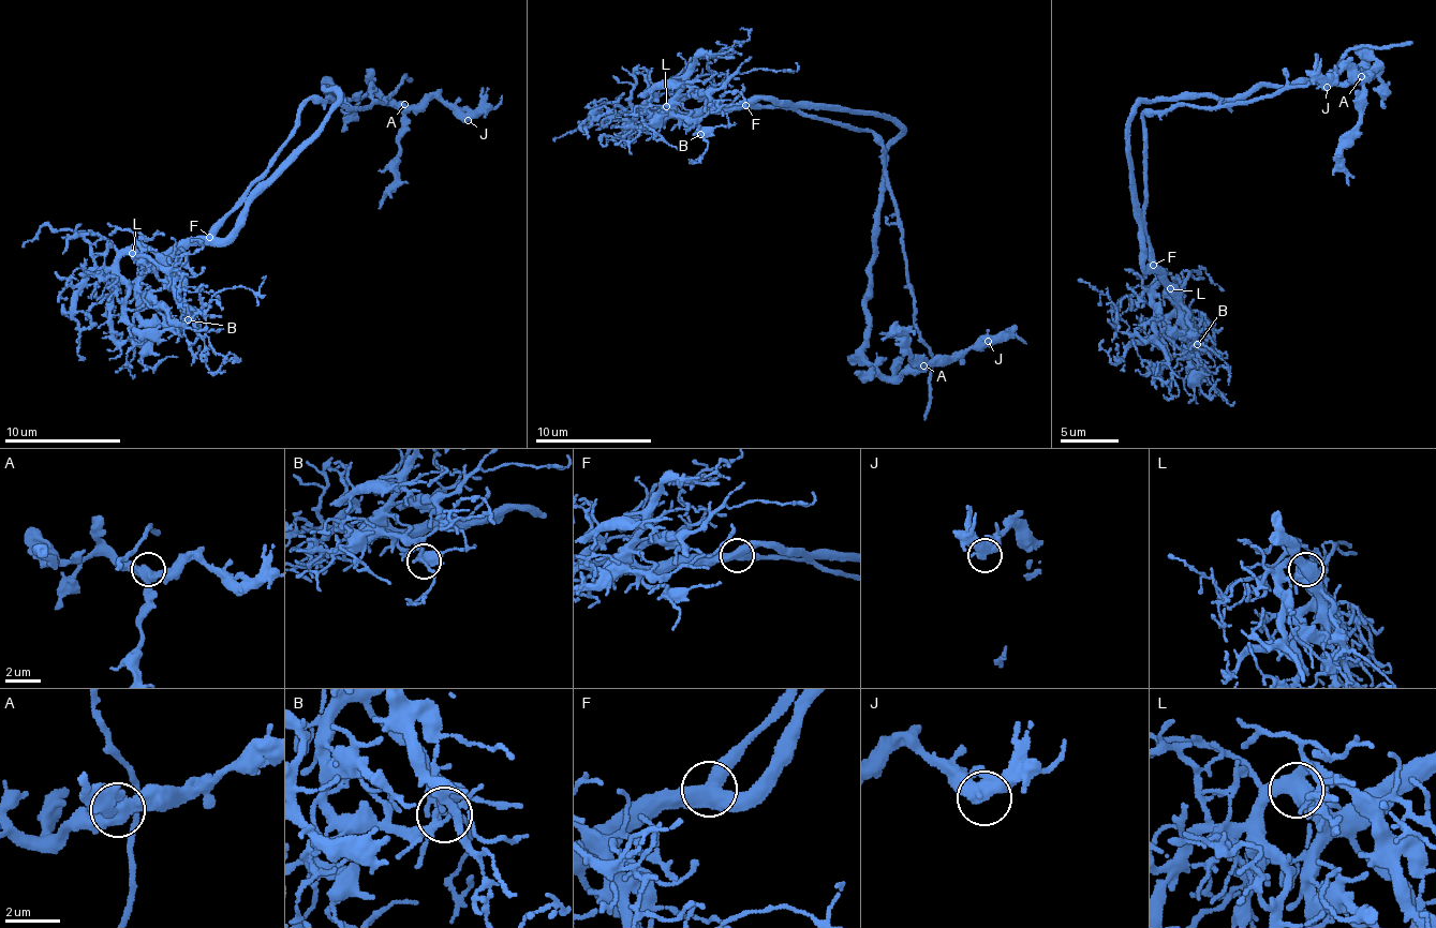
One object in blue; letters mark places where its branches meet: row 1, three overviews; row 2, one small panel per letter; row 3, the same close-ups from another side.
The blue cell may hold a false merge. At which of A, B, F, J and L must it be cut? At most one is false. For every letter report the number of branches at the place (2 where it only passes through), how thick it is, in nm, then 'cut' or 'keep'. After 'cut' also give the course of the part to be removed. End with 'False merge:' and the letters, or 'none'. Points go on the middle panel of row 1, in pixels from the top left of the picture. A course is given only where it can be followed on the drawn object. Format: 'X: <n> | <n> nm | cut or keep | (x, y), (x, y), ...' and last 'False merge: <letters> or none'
A: 3 | 440 nm | keep
B: 3 | 280 nm | keep
F: 3 | 480 nm | keep
J: 2 | 600 nm | keep
L: 3 | 460 nm | keep
False merge: none

